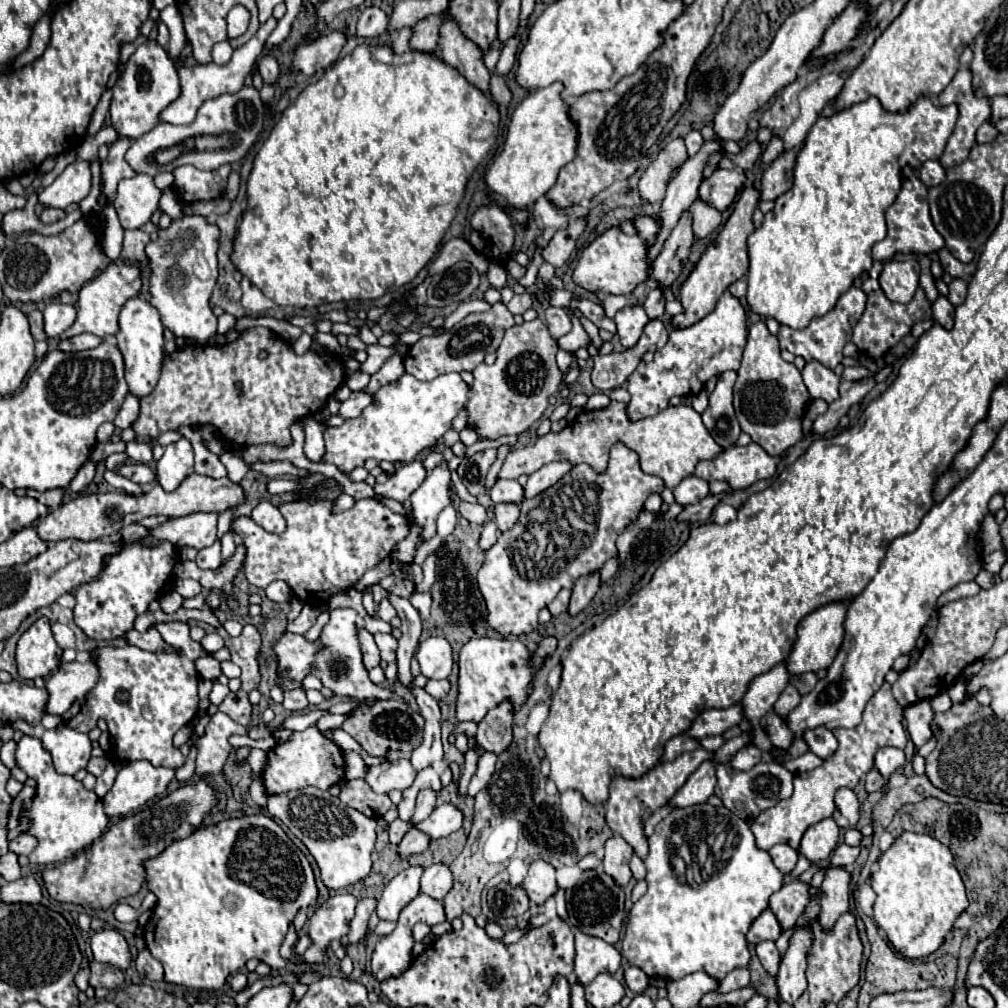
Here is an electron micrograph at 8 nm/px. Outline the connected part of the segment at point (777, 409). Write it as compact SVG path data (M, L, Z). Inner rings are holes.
M764 320L754 322L748 330L748 344L734 384L734 410L742 432L746 432L768 454L782 454L804 438L802 418L808 400L810 394L800 370L782 360L778 340L768 332Z

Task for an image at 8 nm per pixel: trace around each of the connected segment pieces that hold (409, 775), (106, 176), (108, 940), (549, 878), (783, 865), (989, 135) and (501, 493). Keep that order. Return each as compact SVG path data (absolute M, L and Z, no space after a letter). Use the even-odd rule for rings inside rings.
M410 760L384 762L380 766L372 766L366 774L366 782L378 794L388 794L390 790L406 790L416 778L416 770Z
M116 140L114 144L110 144L110 152L108 158L102 162L102 190L98 196L98 206L106 208L108 204L114 202L116 196L116 186L122 178L132 178L136 172L128 166L128 162L124 160L124 154L130 146L130 140Z
M104 928L100 932L94 932L94 936L90 938L90 946L96 962L106 962L120 970L126 970L132 962L126 938L114 928Z
M534 860L528 868L528 876L524 880L522 886L528 894L528 898L542 906L550 896L554 896L558 892L558 884L554 878L554 866L544 862L544 860Z
M776 844L768 850L774 866L782 872L782 874L790 874L796 866L796 860L798 860L798 852L792 850L788 844Z
M986 120L986 122L978 128L978 132L976 132L976 144L988 144L988 142L992 142L996 136L998 136L996 126Z
M498 480L490 492L490 498L494 504L498 502L522 502L524 500L524 488L516 480Z

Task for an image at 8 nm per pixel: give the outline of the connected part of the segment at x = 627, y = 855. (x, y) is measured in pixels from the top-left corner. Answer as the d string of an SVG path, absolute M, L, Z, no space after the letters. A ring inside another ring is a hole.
M614 834L606 842L606 854L604 854L604 872L610 874L620 886L626 886L632 878L630 872L630 858L634 856L634 850L626 844L626 840L618 834Z

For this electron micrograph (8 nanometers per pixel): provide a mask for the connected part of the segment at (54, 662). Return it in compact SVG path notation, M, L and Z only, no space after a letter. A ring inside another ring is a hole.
M38 618L18 640L16 664L22 678L48 676L60 666L62 648L56 644L48 618Z

